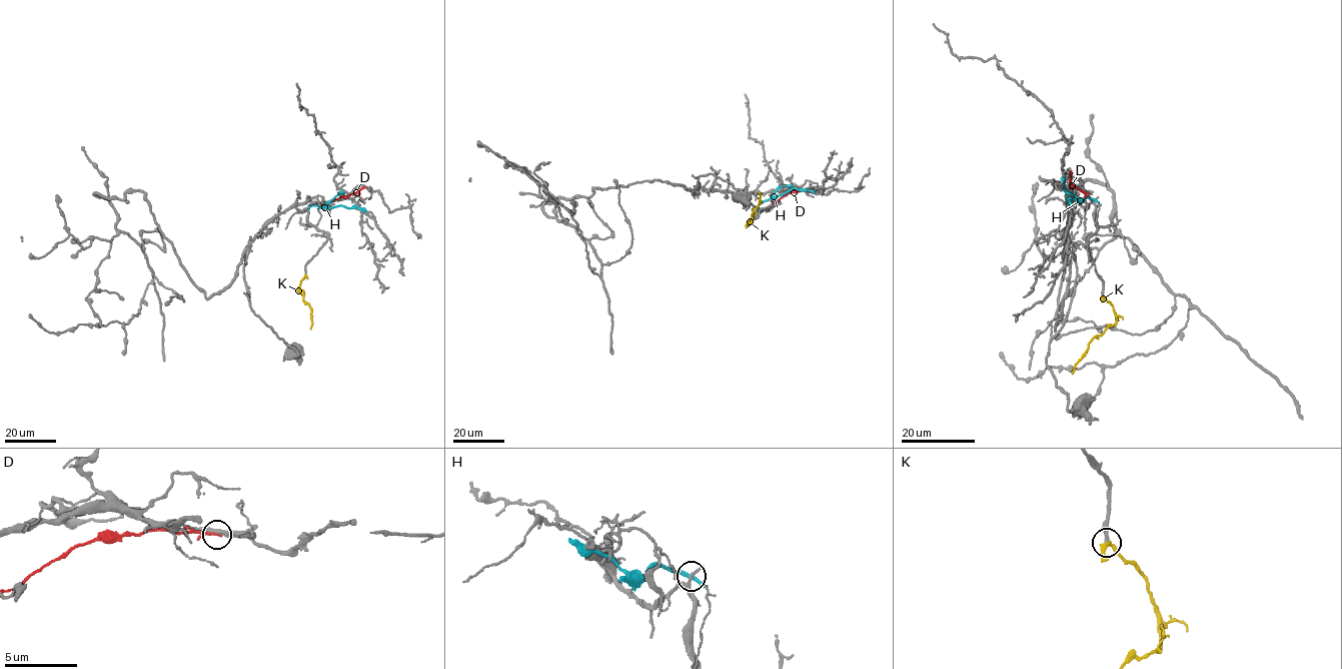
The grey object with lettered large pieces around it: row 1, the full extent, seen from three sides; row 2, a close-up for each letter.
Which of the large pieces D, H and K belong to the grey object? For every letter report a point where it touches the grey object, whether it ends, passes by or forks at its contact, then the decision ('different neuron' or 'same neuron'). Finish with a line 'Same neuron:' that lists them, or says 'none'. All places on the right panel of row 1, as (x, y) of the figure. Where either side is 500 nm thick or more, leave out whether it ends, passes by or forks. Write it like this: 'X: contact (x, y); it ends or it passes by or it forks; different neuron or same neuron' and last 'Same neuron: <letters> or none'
D: contact (1071, 171); it ends; different neuron
H: contact (1095, 199); it passes by; different neuron
K: contact (1103, 296); it passes by; same neuron
Same neuron: K

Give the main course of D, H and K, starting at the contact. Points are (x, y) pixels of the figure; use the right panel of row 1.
D: (1071, 171), (1070, 182), (1085, 192), (1084, 197)
H: (1095, 200), (1086, 197), (1066, 200), (1074, 204)
K: (1102, 296), (1112, 305), (1116, 322), (1089, 344), (1072, 374)

